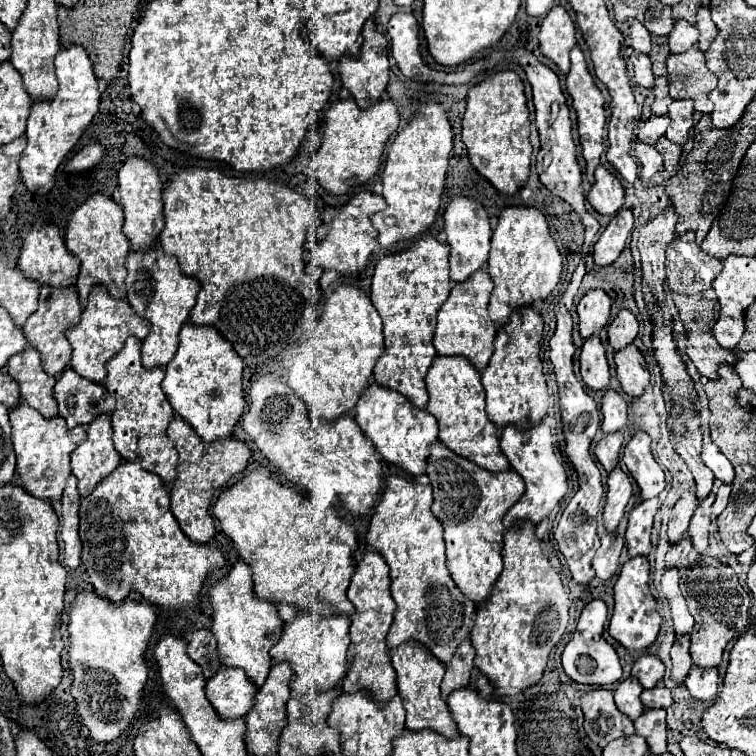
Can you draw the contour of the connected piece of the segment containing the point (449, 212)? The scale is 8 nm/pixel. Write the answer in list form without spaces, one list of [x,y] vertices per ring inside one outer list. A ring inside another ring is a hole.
[[[452,197],[444,213],[444,231],[448,235],[448,245],[450,245],[450,279],[454,283],[462,283],[478,269],[482,269],[488,261],[490,239],[492,239],[490,219],[480,203],[466,197]]]

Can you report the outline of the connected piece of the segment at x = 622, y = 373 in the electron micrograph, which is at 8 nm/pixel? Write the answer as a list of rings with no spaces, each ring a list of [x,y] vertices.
[[[632,343],[626,349],[618,351],[614,355],[614,361],[616,361],[616,377],[620,381],[622,391],[630,397],[640,397],[648,387],[648,367],[642,353]]]

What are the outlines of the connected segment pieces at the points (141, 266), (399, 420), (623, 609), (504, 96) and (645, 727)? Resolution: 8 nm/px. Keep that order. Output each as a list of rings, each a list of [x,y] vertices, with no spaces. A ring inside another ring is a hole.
[[[160,245],[154,251],[136,253],[130,251],[126,259],[126,289],[128,289],[128,303],[136,311],[136,315],[148,319],[152,333],[142,341],[142,363],[146,369],[150,367],[164,367],[174,357],[178,349],[178,333],[182,325],[188,321],[188,315],[196,303],[196,295],[200,291],[200,283],[194,277],[186,277],[180,271],[180,265],[174,257],[168,257]]]
[[[372,383],[360,401],[354,407],[356,423],[362,433],[372,441],[376,451],[392,465],[400,467],[402,471],[420,477],[426,473],[426,461],[430,455],[430,445],[438,437],[438,423],[436,419],[426,413],[426,409],[416,409],[406,397],[400,393],[386,389],[382,385]]]
[[[634,557],[622,565],[622,571],[618,575],[618,581],[614,585],[614,613],[610,619],[608,633],[626,649],[638,651],[650,647],[660,631],[660,615],[656,611],[656,599],[650,593],[650,577],[648,577],[650,565],[646,557]]]
[[[514,71],[494,73],[488,81],[470,87],[462,121],[462,141],[468,147],[468,159],[472,167],[484,179],[488,179],[498,193],[514,195],[526,185],[532,155],[528,135],[530,119],[524,97],[524,85]]]
[[[646,709],[636,721],[636,735],[644,737],[650,753],[666,753],[666,711],[664,709]]]

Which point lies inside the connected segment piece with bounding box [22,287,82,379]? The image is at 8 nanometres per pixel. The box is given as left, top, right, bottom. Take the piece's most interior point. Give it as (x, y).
(46, 330)

